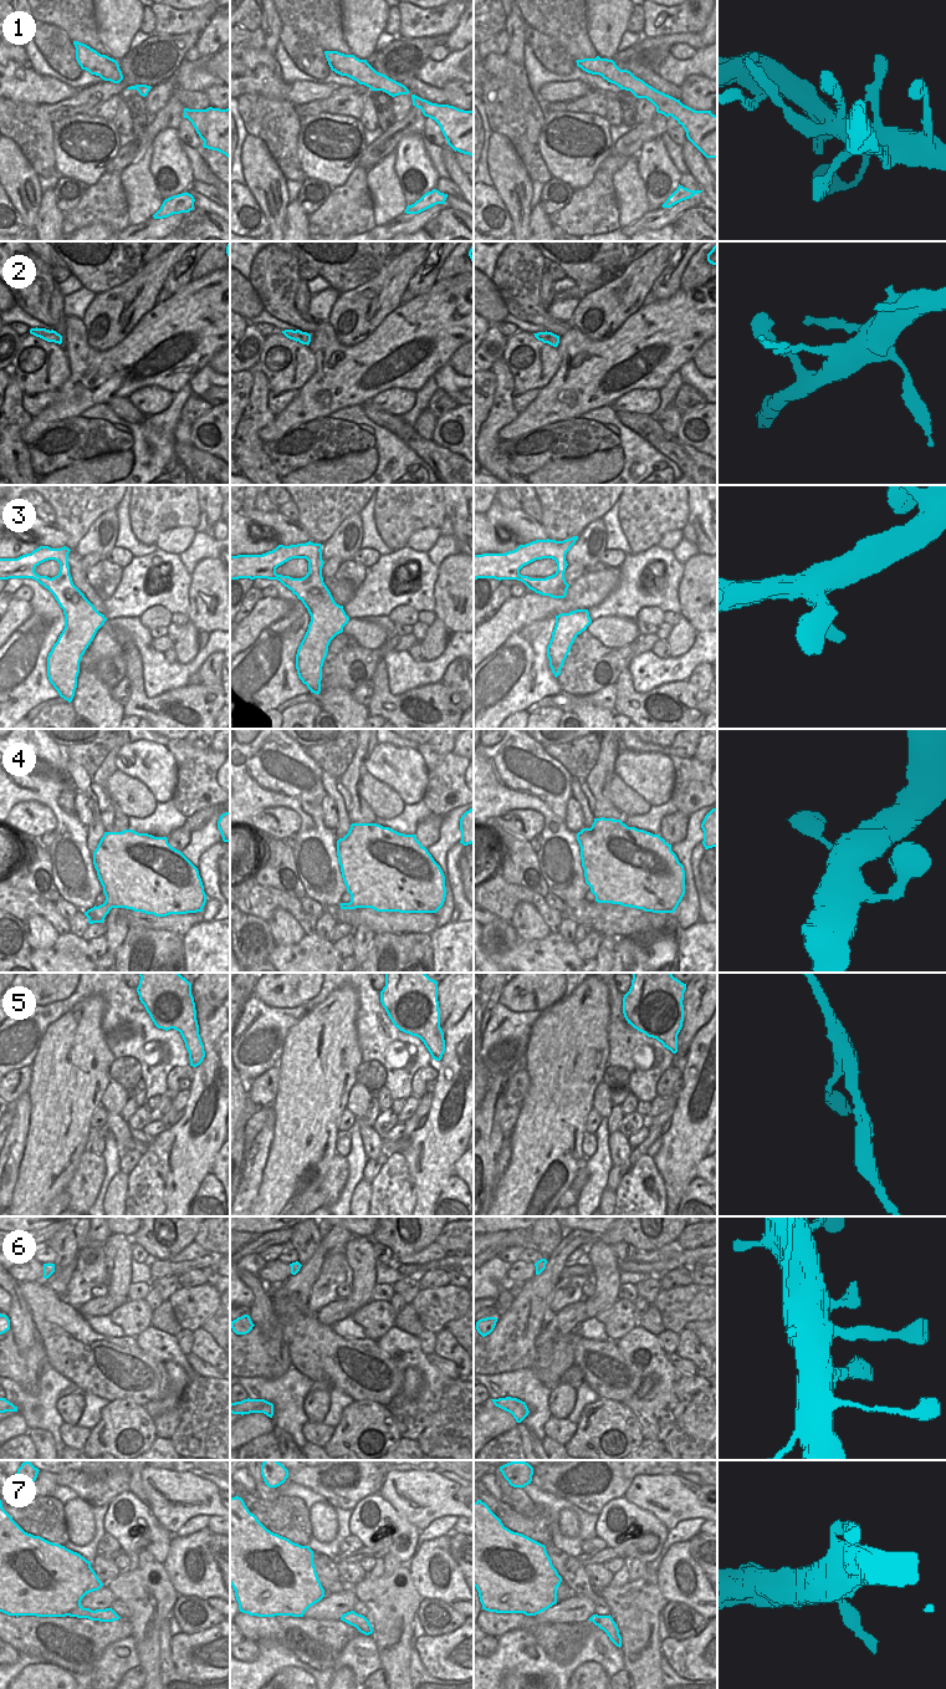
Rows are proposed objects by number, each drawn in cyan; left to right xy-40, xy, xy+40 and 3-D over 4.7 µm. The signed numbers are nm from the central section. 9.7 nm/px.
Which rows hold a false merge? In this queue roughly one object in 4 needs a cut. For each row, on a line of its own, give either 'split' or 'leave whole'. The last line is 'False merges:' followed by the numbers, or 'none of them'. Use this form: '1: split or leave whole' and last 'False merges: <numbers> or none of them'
1: leave whole
2: split
3: leave whole
4: leave whole
5: leave whole
6: leave whole
7: leave whole
False merges: 2

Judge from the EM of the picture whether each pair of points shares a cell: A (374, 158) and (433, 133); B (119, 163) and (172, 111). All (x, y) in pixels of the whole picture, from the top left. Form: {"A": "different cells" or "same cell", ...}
{"A": "different cells", "B": "same cell"}

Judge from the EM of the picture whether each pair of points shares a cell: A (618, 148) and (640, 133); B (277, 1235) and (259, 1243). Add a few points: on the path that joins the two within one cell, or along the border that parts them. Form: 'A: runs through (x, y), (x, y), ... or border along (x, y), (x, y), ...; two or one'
A: runs through (623, 146), (629, 144), (635, 138); one
B: runs through (272, 1238), (264, 1241); one

